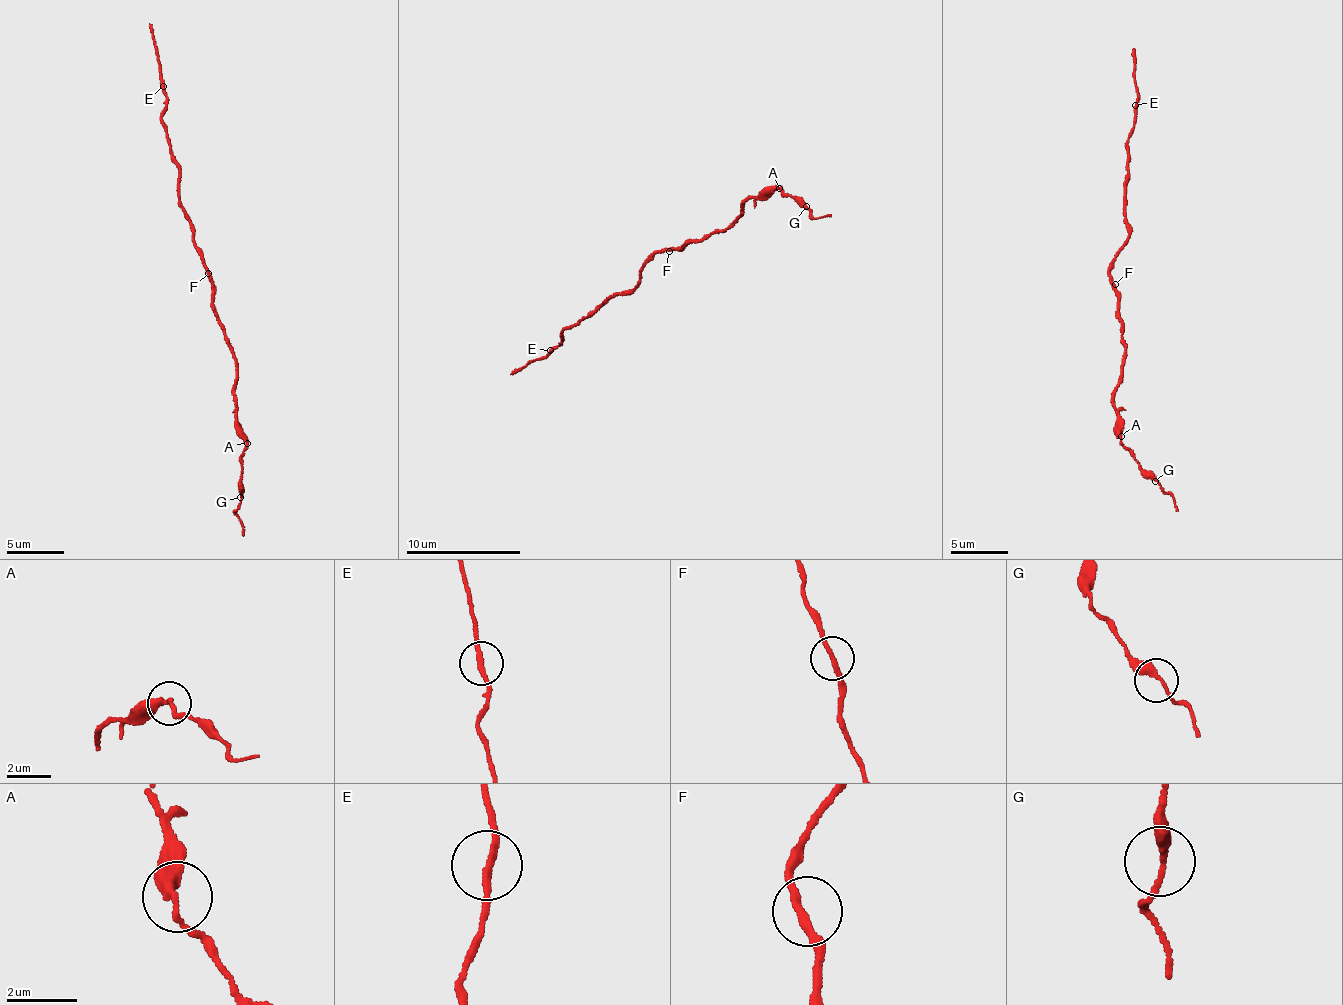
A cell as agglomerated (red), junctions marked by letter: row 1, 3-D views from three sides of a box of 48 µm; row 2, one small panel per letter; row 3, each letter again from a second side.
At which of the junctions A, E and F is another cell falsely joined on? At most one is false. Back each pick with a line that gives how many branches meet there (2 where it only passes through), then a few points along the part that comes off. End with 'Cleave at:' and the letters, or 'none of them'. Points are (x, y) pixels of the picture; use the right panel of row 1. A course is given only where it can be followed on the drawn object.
A: 2 branches meet; foreign part runs (1120, 436), (1133, 460), (1159, 481), (1178, 510)
Cleave at: A

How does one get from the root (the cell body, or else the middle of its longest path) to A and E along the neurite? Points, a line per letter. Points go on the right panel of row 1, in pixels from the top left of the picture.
A: (1111, 284), (1115, 286), (1117, 319), (1122, 323), (1122, 342), (1126, 350), (1122, 381), (1114, 392), (1120, 436)
E: (1111, 284), (1112, 258), (1128, 240), (1126, 144), (1127, 135), (1136, 122), (1135, 104)

